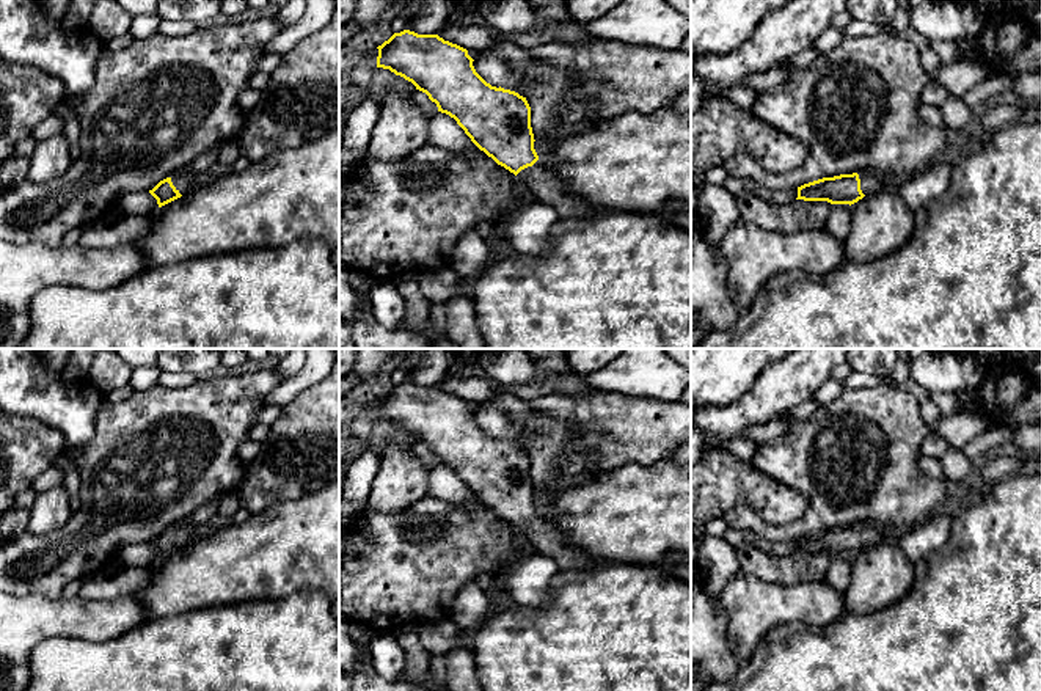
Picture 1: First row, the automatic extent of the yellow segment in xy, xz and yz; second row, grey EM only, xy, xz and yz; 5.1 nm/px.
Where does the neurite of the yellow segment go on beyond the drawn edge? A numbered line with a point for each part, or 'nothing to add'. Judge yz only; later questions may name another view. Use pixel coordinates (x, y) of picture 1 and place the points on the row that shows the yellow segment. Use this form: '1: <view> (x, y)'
1: yz (870, 184)

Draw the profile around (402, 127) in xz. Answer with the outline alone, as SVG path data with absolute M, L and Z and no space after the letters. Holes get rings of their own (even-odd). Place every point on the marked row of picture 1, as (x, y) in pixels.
M385 91L375 99L380 115L367 148L371 155L396 162L427 144L430 116L413 102L411 94Z

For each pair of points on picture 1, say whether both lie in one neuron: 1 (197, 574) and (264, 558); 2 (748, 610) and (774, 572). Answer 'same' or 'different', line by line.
1: same
2: different

